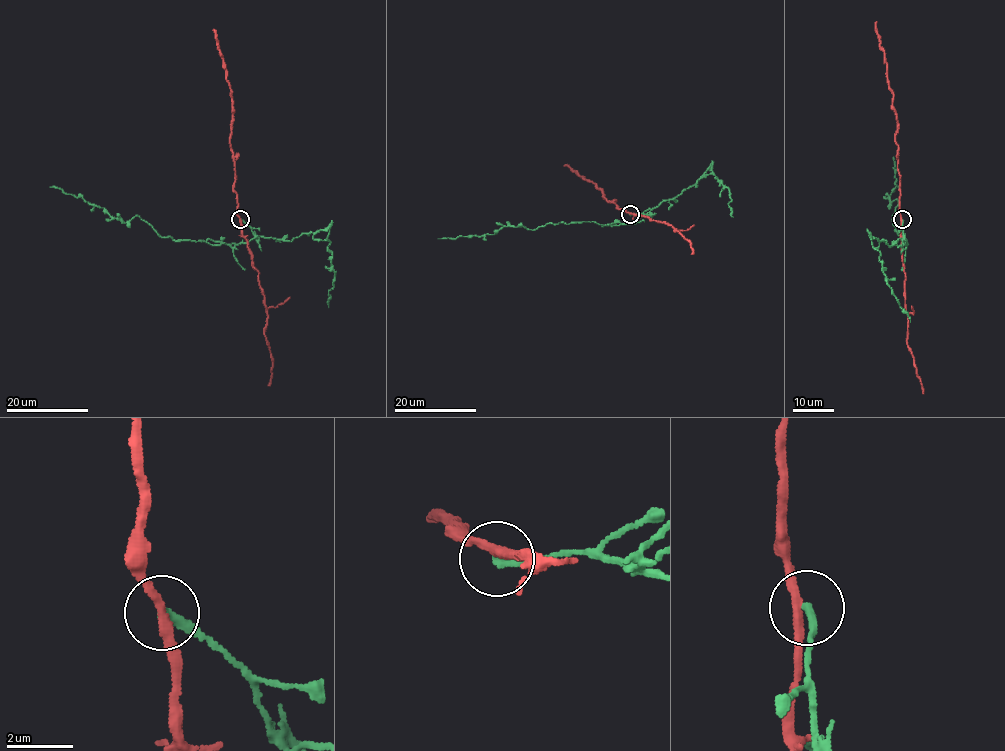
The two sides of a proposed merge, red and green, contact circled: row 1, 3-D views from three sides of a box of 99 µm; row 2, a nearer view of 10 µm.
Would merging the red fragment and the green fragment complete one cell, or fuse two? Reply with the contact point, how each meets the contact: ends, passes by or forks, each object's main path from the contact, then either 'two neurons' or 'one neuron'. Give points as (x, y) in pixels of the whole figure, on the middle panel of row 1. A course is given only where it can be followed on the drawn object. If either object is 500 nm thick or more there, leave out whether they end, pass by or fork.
at (630, 214); red passes by; green ends there; red runs (630, 213), (602, 196), (601, 190), (592, 182), (565, 166); green runs (630, 214), (647, 214), (629, 224), (548, 223), (529, 230), (523, 226), (504, 226), (493, 234), (438, 239); two neurons

